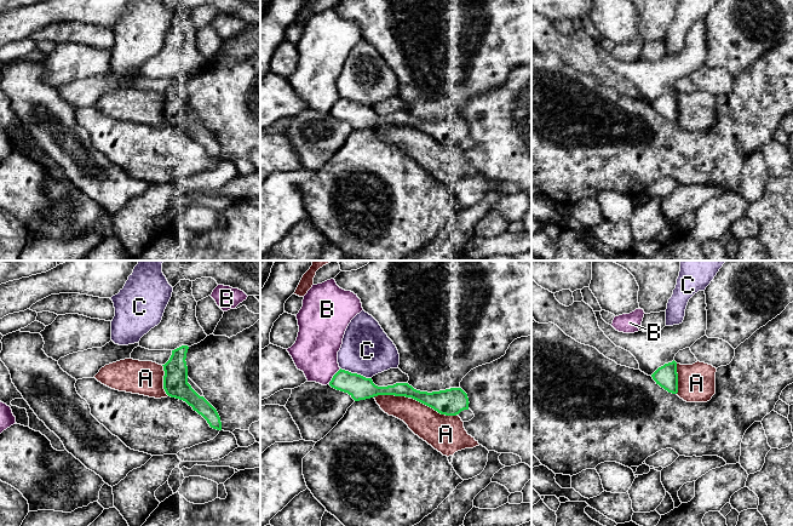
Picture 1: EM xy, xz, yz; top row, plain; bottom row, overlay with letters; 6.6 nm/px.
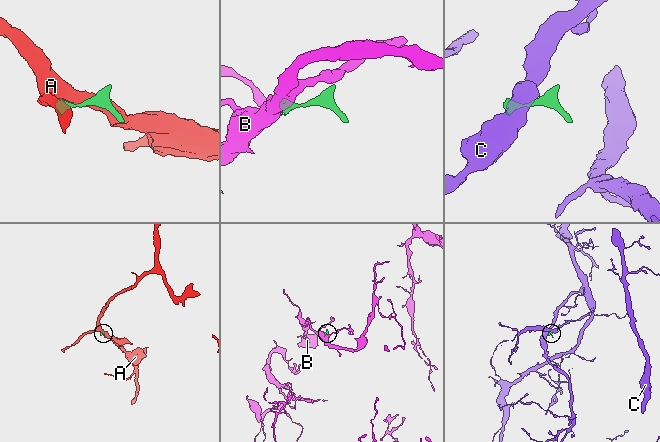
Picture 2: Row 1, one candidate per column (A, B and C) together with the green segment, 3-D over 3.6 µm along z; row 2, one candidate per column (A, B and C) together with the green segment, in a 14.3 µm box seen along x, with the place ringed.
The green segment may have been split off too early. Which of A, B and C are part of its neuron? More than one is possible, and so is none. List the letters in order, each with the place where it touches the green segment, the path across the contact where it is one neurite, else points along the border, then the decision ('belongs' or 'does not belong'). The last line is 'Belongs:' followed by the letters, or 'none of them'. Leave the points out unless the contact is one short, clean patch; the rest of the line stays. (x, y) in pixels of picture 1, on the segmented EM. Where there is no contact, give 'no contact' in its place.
A: meets green in xz at (435, 410); belongs
B: meets green in xz at (333, 376); border along xz (340, 369), (328, 383); does not belong
C: meets green in xz at (356, 373); border along xz (340, 367), (371, 378); does not belong
Belongs: A

